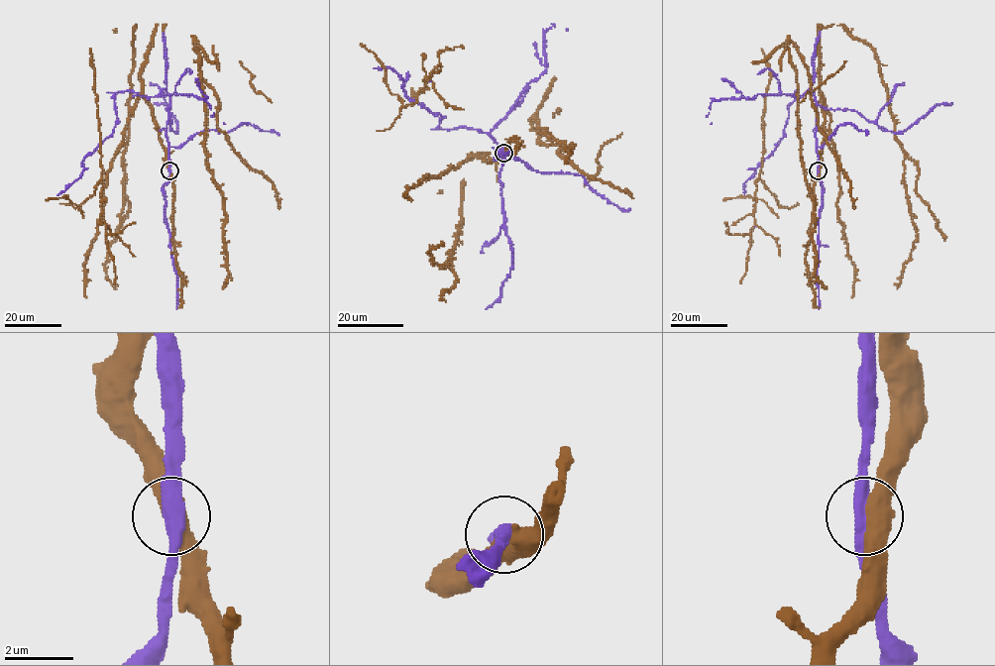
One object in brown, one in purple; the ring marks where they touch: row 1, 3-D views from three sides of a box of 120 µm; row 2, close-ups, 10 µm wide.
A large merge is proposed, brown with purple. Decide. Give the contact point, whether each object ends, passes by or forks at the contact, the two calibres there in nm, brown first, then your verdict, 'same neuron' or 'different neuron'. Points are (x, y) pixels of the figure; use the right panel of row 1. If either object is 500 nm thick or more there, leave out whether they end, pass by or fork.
place (818, 170); calibres 500 and 440 nm; same neuron

